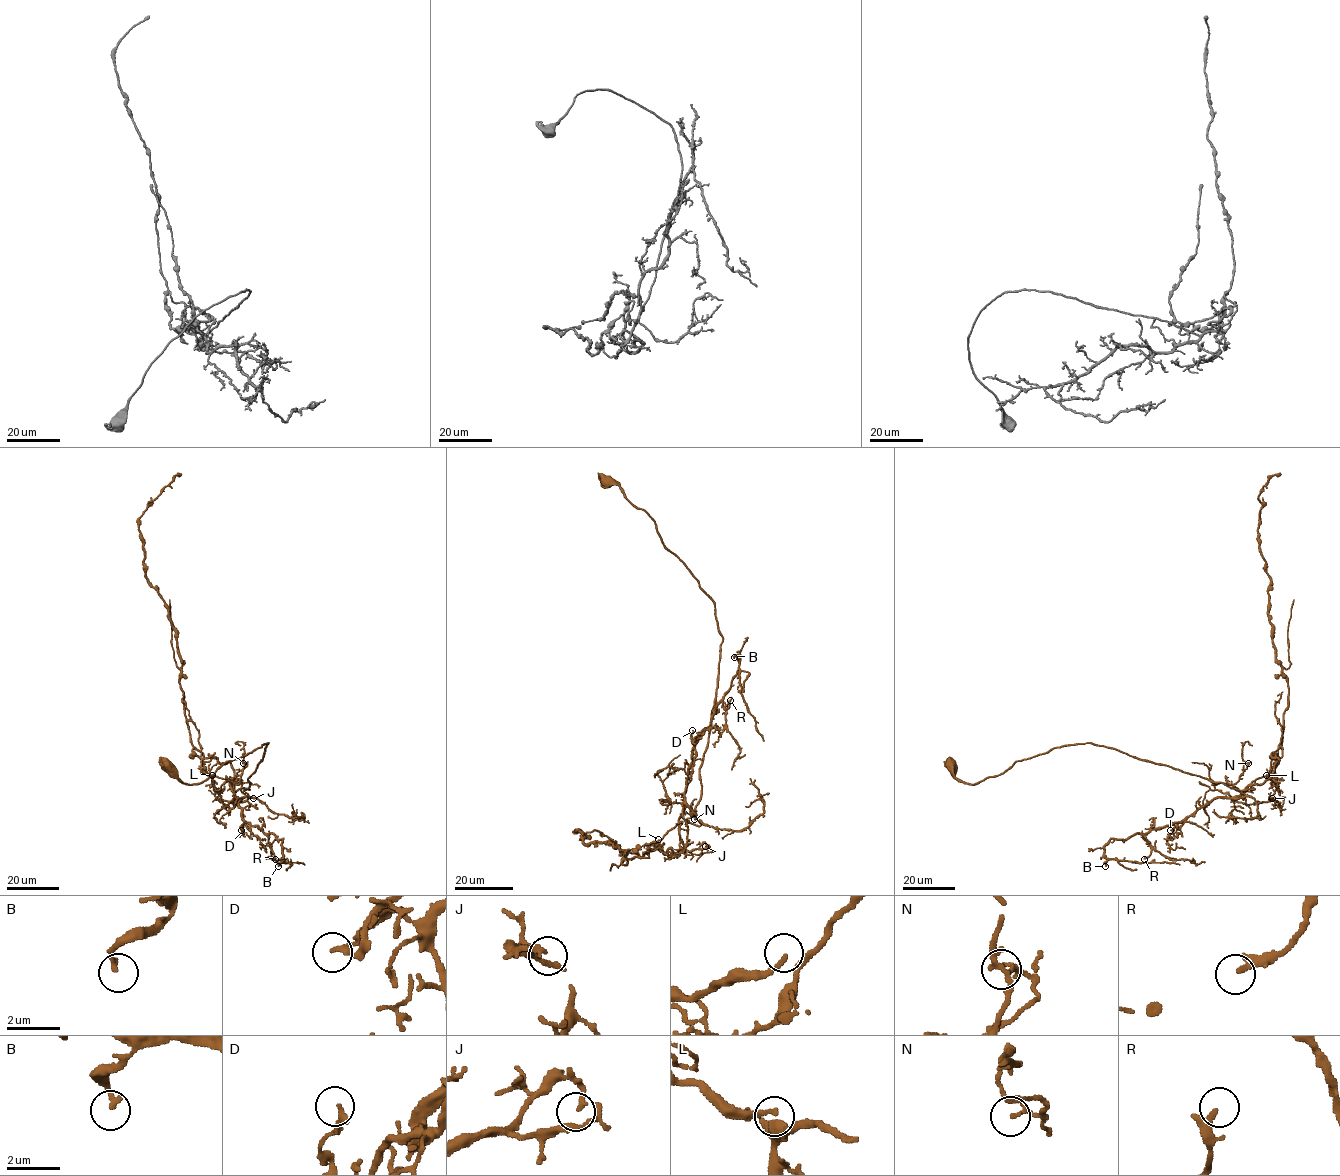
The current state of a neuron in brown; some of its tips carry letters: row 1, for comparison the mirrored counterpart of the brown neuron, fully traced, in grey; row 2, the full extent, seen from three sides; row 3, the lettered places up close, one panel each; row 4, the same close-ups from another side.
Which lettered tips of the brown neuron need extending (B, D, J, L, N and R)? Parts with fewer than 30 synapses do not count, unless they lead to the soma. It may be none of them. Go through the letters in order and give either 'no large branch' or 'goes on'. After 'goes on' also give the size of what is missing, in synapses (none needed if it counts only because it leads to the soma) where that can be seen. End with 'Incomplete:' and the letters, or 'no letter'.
B: no large branch
D: no large branch
J: no large branch
L: goes on | 50 syn
N: no large branch
R: no large branch
Incomplete: L

